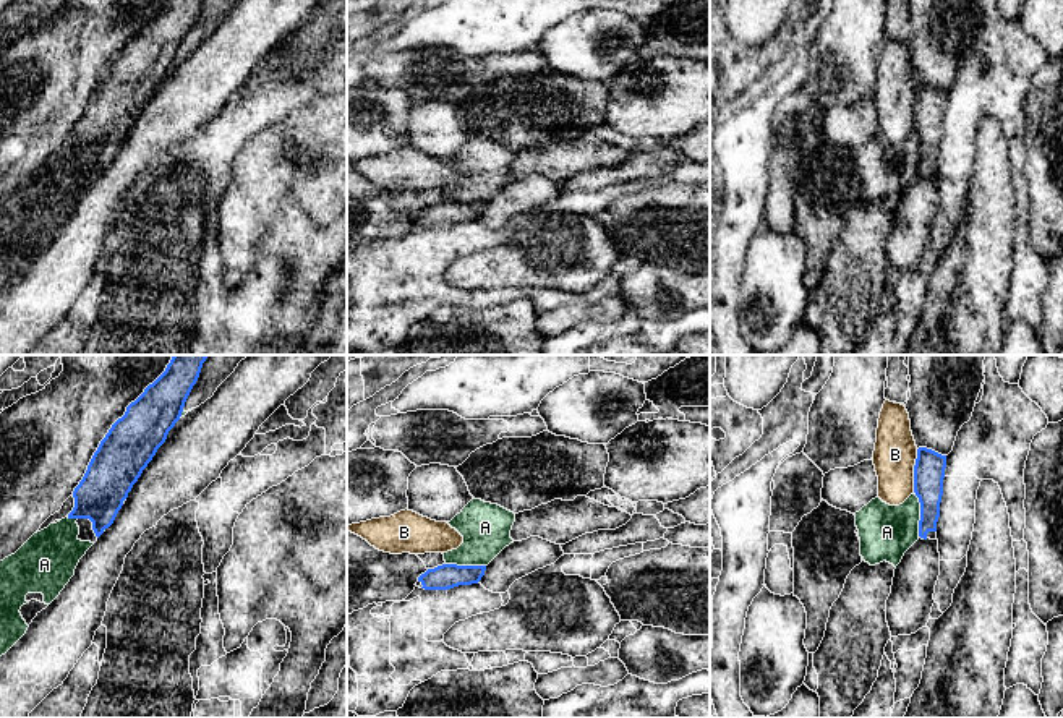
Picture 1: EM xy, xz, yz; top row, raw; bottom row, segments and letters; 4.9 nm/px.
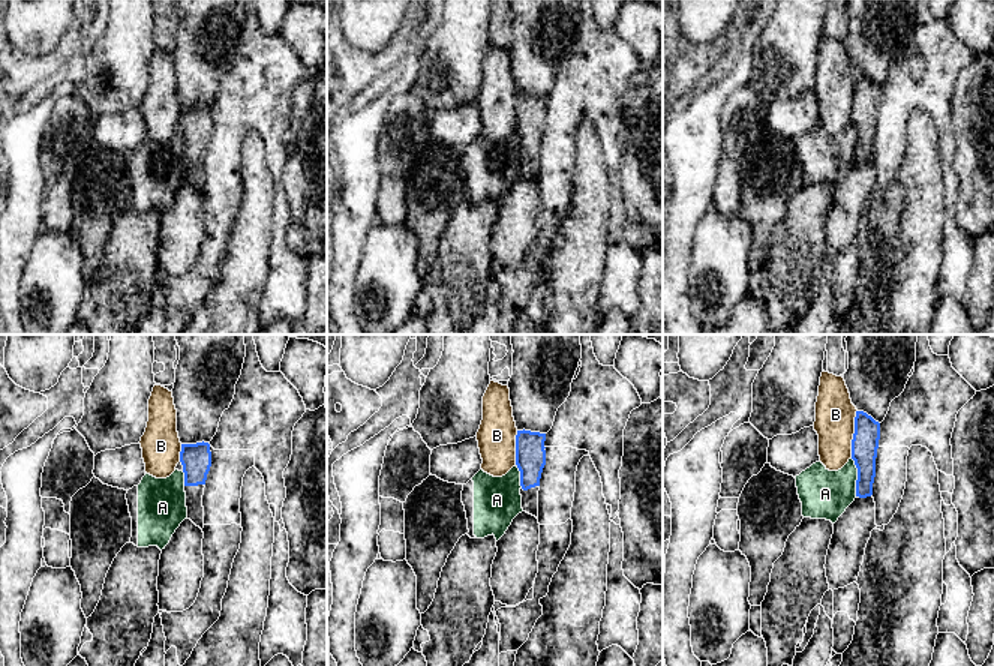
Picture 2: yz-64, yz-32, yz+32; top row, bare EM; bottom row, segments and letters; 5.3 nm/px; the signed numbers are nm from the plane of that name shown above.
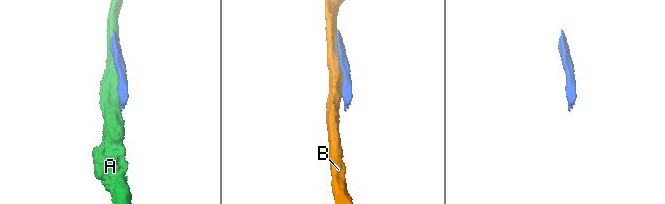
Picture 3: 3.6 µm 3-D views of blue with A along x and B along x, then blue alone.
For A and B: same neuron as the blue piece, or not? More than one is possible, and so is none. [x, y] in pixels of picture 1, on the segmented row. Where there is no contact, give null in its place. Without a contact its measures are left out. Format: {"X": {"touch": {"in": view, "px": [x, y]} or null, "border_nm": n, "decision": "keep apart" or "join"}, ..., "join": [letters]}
{"A": {"touch": {"in": "yz", "px": [921, 514]}, "border_nm": 220, "decision": "keep apart"}, "B": {"touch": {"in": "yz", "px": [914, 470]}, "border_nm": 220, "decision": "keep apart"}, "join": []}

